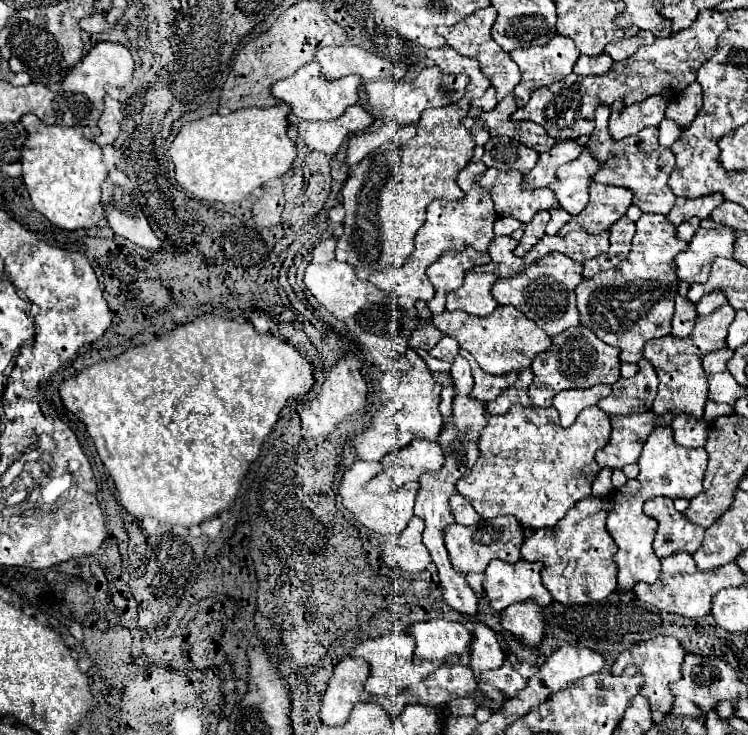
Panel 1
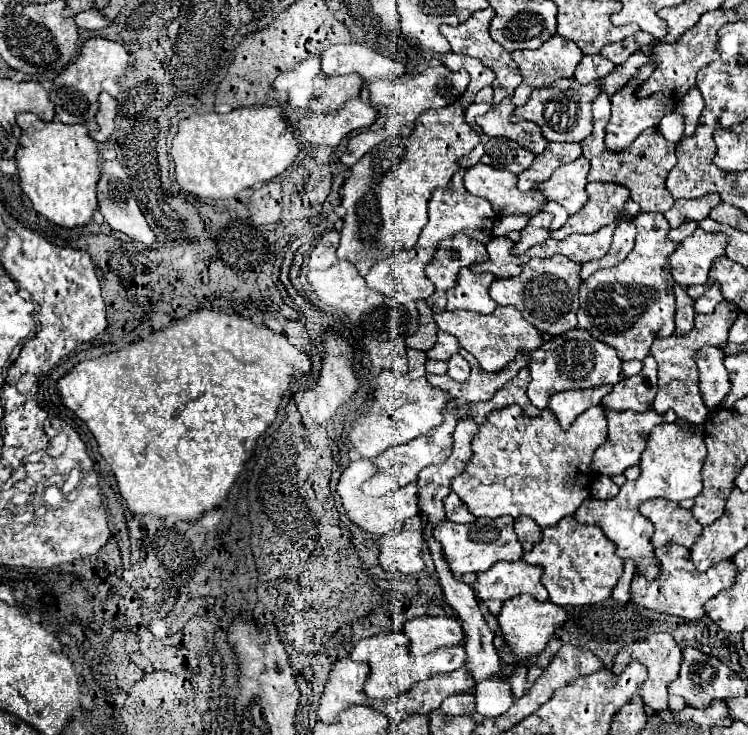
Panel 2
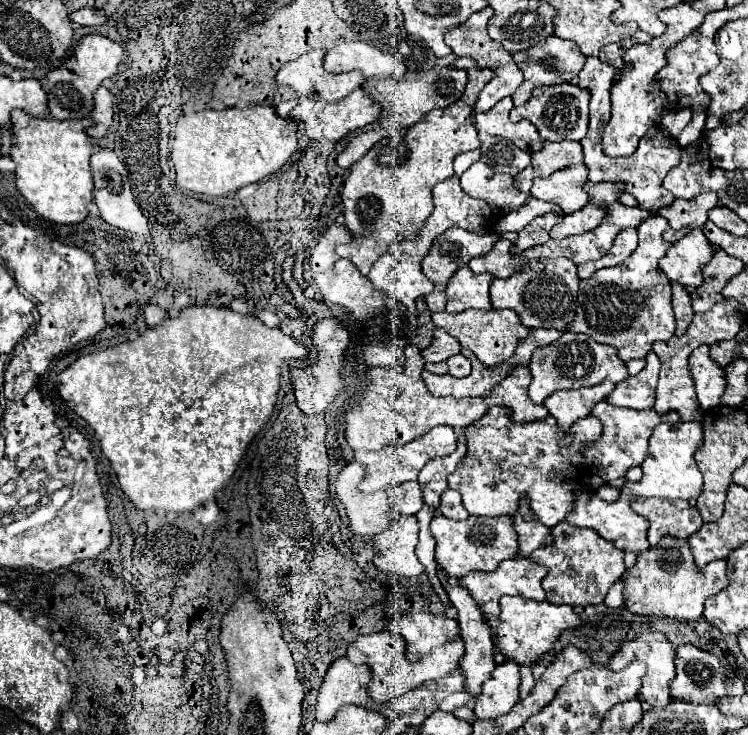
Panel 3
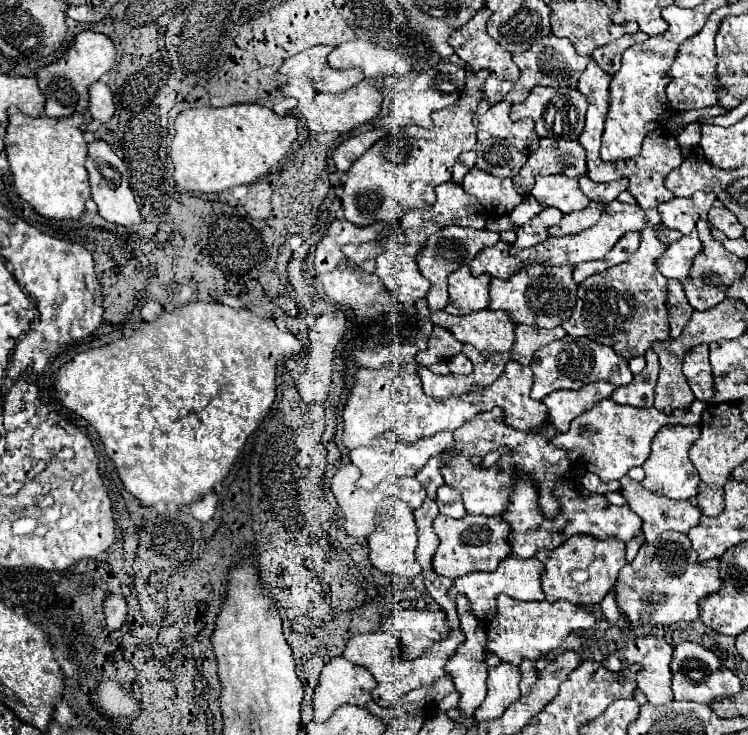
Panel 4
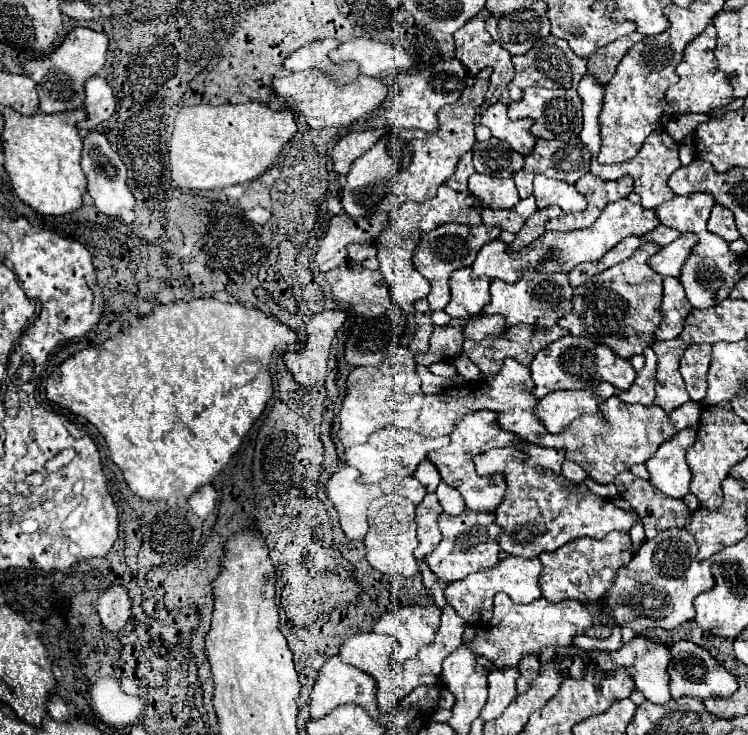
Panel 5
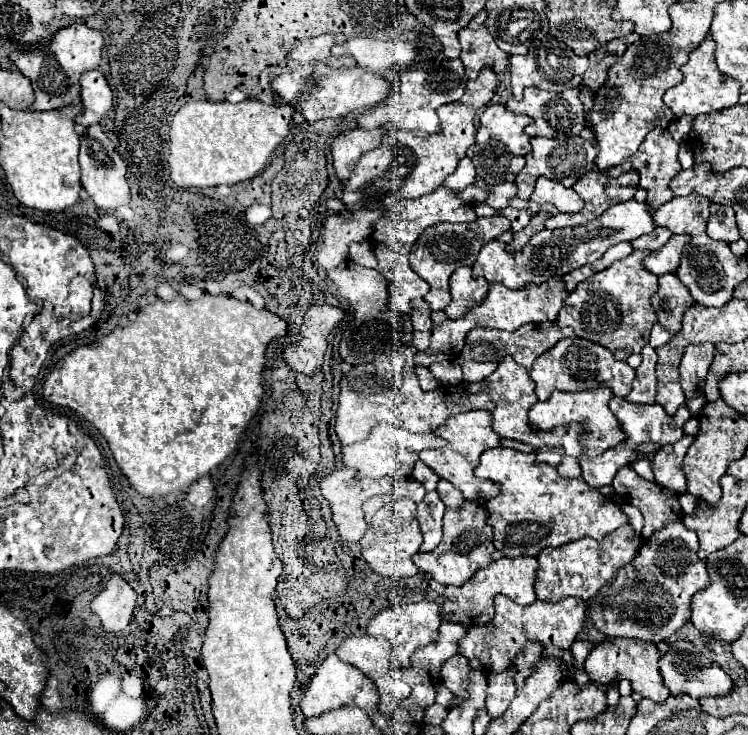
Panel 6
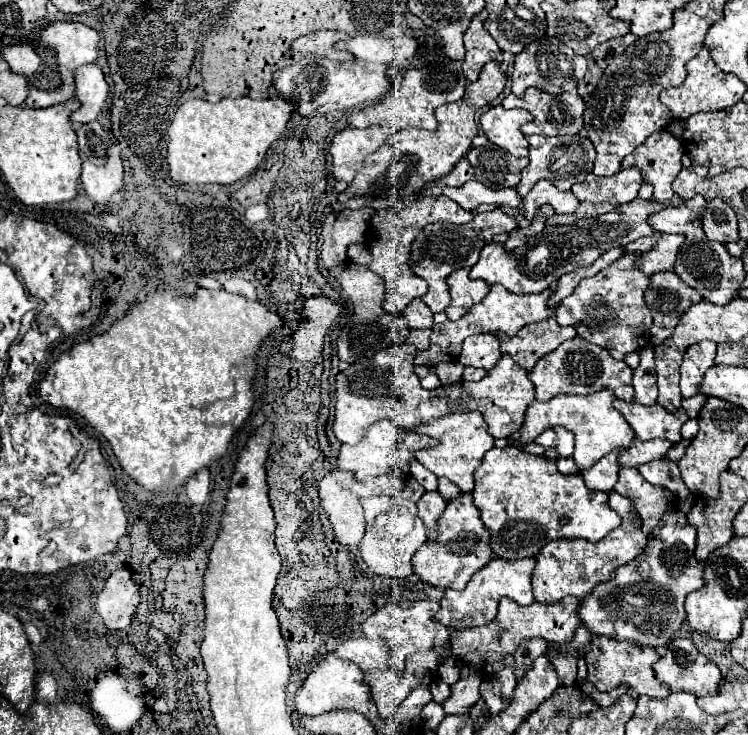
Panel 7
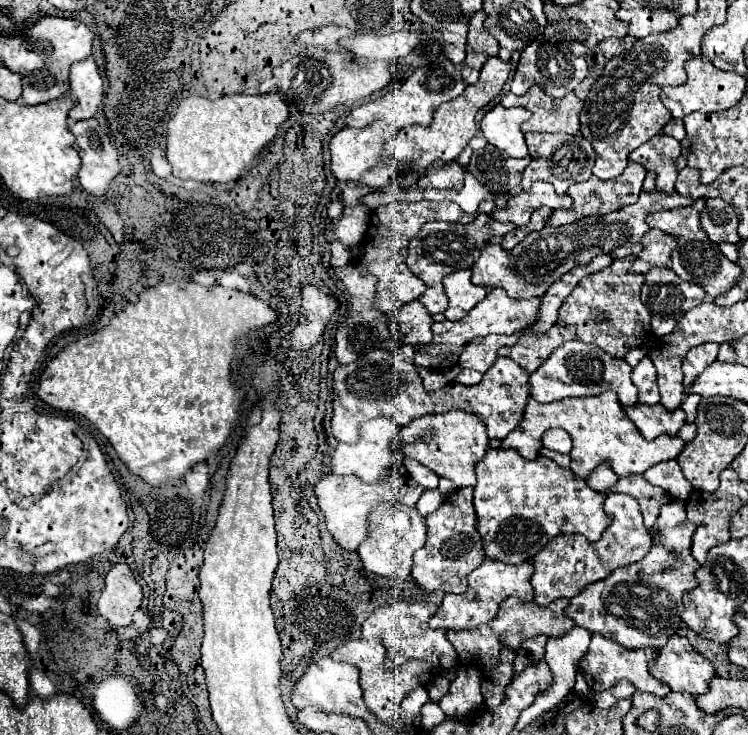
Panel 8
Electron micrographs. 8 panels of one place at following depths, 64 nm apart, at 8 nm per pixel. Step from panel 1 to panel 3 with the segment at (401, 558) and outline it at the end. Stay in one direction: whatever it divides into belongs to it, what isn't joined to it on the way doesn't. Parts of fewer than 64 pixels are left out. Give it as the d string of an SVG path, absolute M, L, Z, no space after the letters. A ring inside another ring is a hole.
M396 516L392 526L386 532L374 536L374 548L376 548L374 564L380 570L394 572L400 576L418 576L424 572L424 566L416 558L416 552L414 552L416 544L418 544L418 520L416 520L416 516Z

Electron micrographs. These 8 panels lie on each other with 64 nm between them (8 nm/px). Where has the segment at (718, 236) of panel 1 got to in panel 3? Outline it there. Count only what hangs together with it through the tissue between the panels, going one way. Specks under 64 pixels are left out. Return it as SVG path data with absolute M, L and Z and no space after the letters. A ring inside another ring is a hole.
M694 228L682 240L674 242L674 246L660 260L660 268L672 282L698 288L704 282L702 268L712 260L712 256L712 242L708 242L700 228Z

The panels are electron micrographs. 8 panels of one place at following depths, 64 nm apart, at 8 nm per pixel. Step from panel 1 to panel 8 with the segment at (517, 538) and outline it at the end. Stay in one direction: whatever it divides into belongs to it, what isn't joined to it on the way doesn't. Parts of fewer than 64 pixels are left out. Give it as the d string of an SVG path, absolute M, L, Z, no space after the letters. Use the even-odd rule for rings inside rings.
M460 488L452 496L444 500L444 504L426 516L428 540L414 554L412 576L416 582L428 592L452 592L462 594L466 590L466 578L472 570L476 570L486 554L482 536L476 530L476 512L472 504L472 488Z

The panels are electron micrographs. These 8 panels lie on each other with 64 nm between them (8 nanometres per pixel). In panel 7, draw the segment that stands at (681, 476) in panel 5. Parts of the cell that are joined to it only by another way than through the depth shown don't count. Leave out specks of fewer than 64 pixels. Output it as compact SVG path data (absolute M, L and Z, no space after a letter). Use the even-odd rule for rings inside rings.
M680 440L678 444L674 444L674 446L670 448L670 452L668 452L662 460L666 460L666 462L672 462L672 460L674 460L674 462L678 462L678 460L684 456L688 444L690 444L690 440Z

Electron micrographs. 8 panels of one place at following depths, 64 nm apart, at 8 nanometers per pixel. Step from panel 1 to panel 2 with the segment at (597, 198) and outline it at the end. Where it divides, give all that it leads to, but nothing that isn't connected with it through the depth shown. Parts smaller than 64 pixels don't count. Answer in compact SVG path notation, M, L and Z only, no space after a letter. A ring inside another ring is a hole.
M590 182L586 186L588 192L588 202L586 206L568 218L568 222L552 232L552 238L562 240L568 234L580 232L580 234L594 234L602 226L614 222L618 214L624 210L630 192L628 188L620 184L602 184L602 182Z

